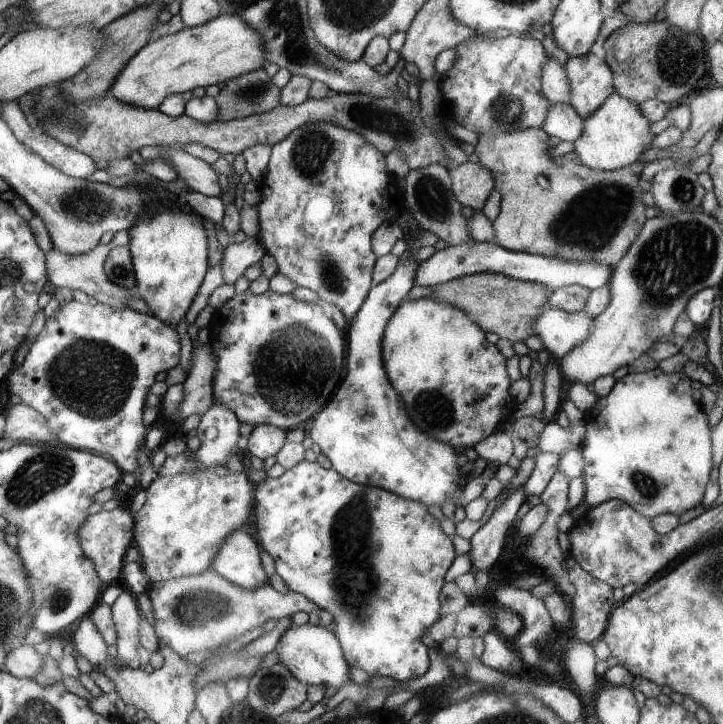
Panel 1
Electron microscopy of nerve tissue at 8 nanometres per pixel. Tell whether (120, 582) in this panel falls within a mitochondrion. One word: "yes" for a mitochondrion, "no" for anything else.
no

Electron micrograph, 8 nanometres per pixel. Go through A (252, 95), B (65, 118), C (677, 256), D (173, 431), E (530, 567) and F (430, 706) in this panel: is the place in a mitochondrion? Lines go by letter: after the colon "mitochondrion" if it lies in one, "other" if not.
A: mitochondrion
B: mitochondrion
C: mitochondrion
D: other
E: other
F: other

